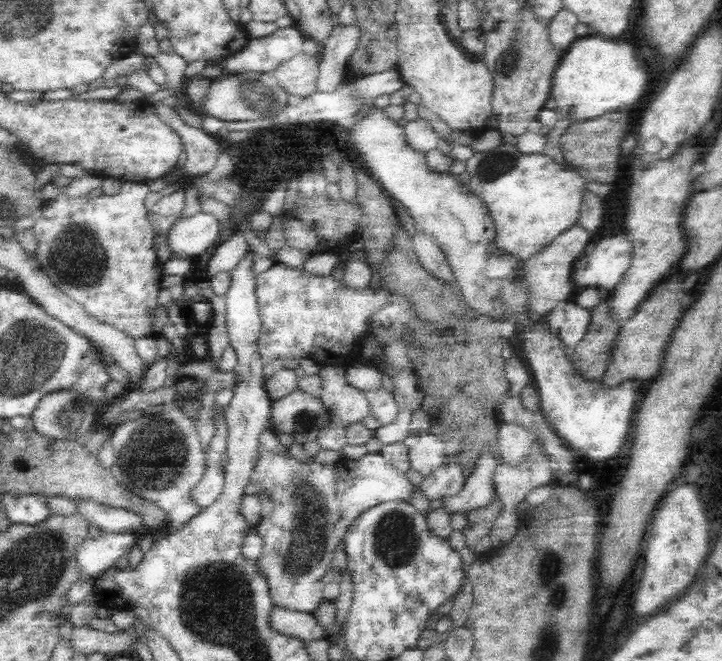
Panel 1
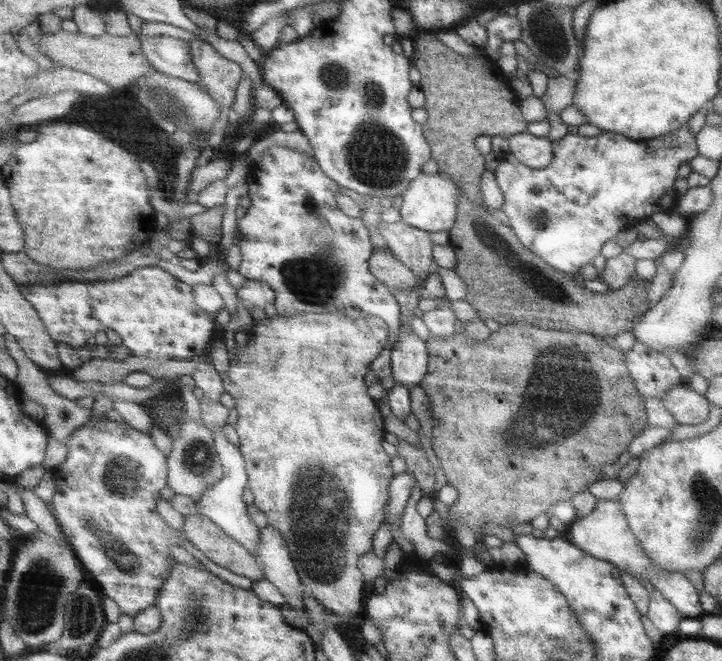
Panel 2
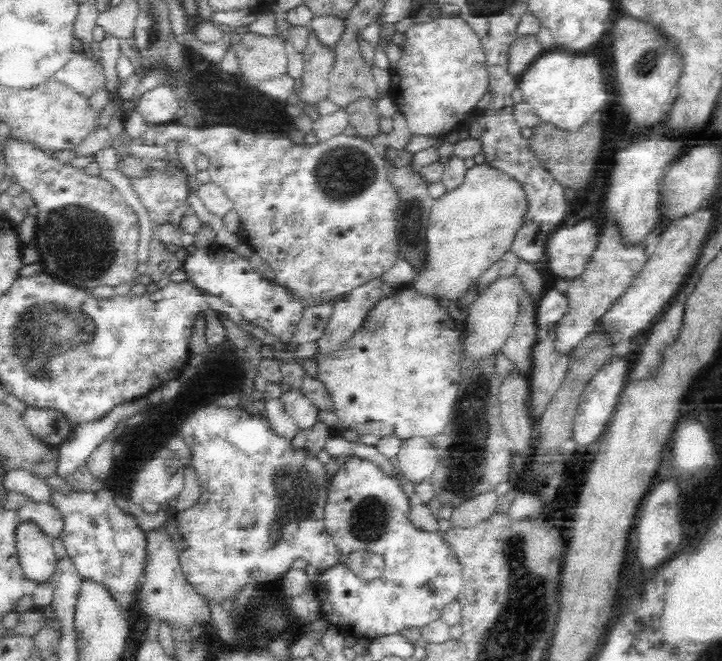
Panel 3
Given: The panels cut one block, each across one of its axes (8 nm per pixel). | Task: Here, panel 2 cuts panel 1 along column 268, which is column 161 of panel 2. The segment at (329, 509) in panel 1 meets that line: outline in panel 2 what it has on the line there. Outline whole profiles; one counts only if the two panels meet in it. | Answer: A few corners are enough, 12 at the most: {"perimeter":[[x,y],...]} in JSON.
{"perimeter":[[91,422],[54,471],[62,532],[126,614],[157,605],[184,530],[168,454]]}

